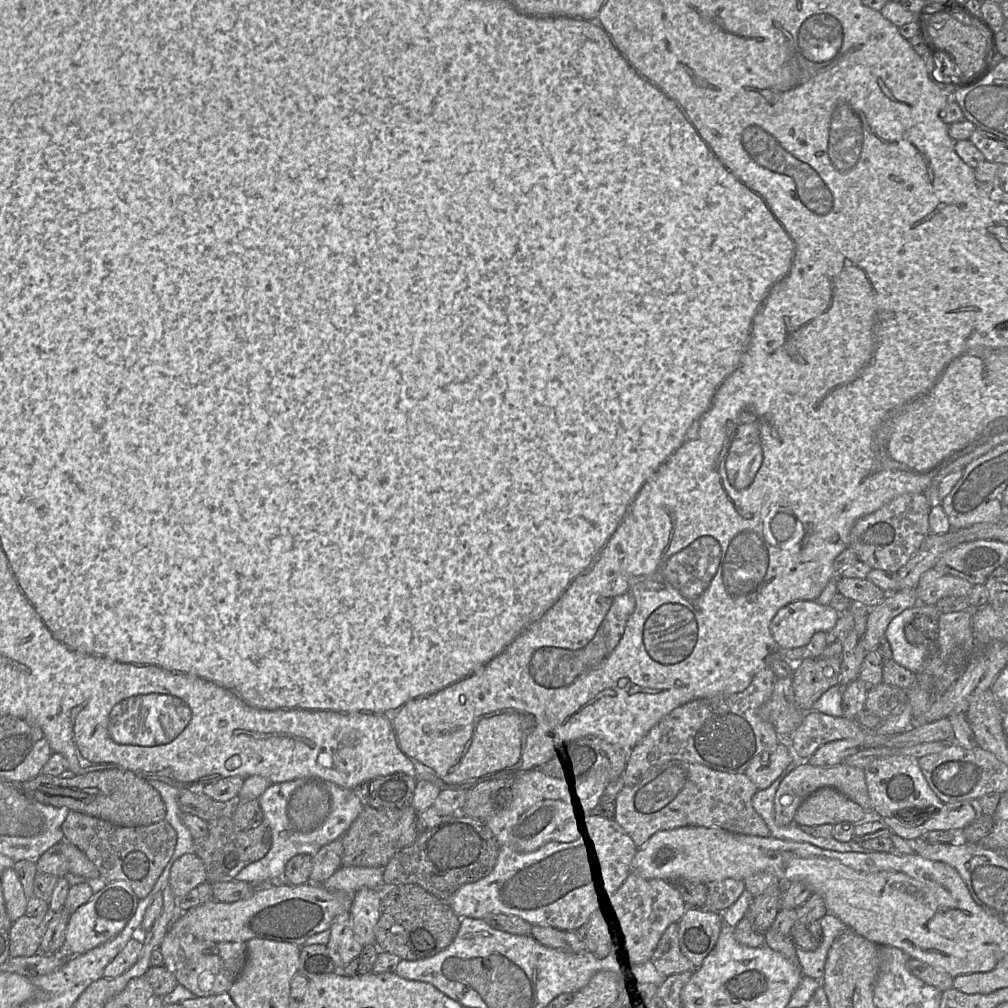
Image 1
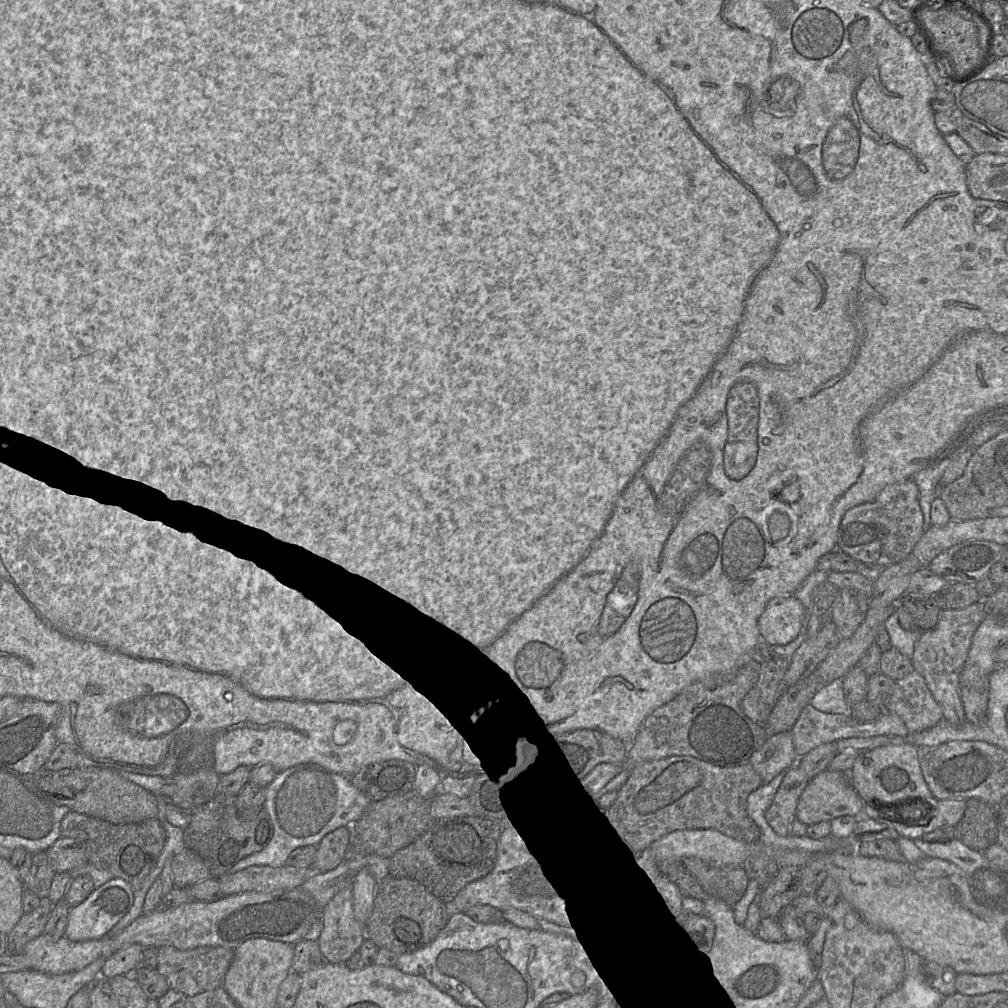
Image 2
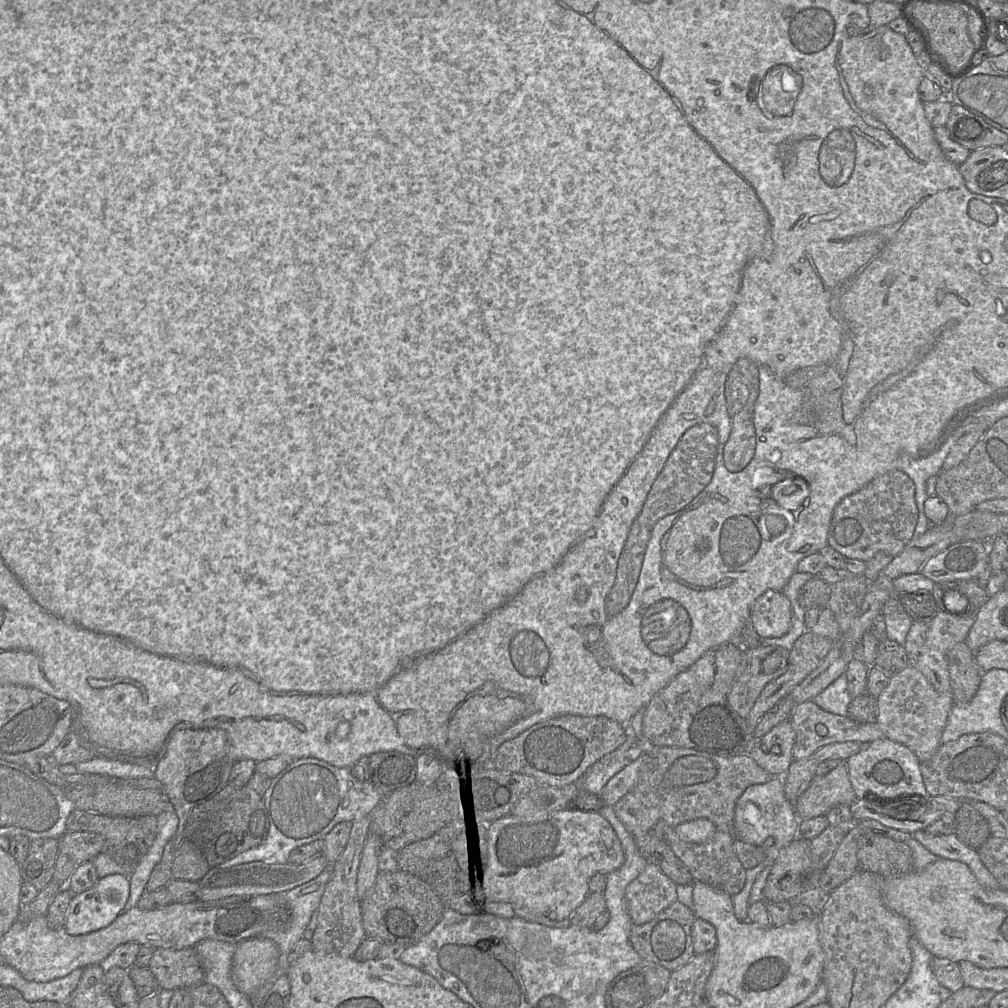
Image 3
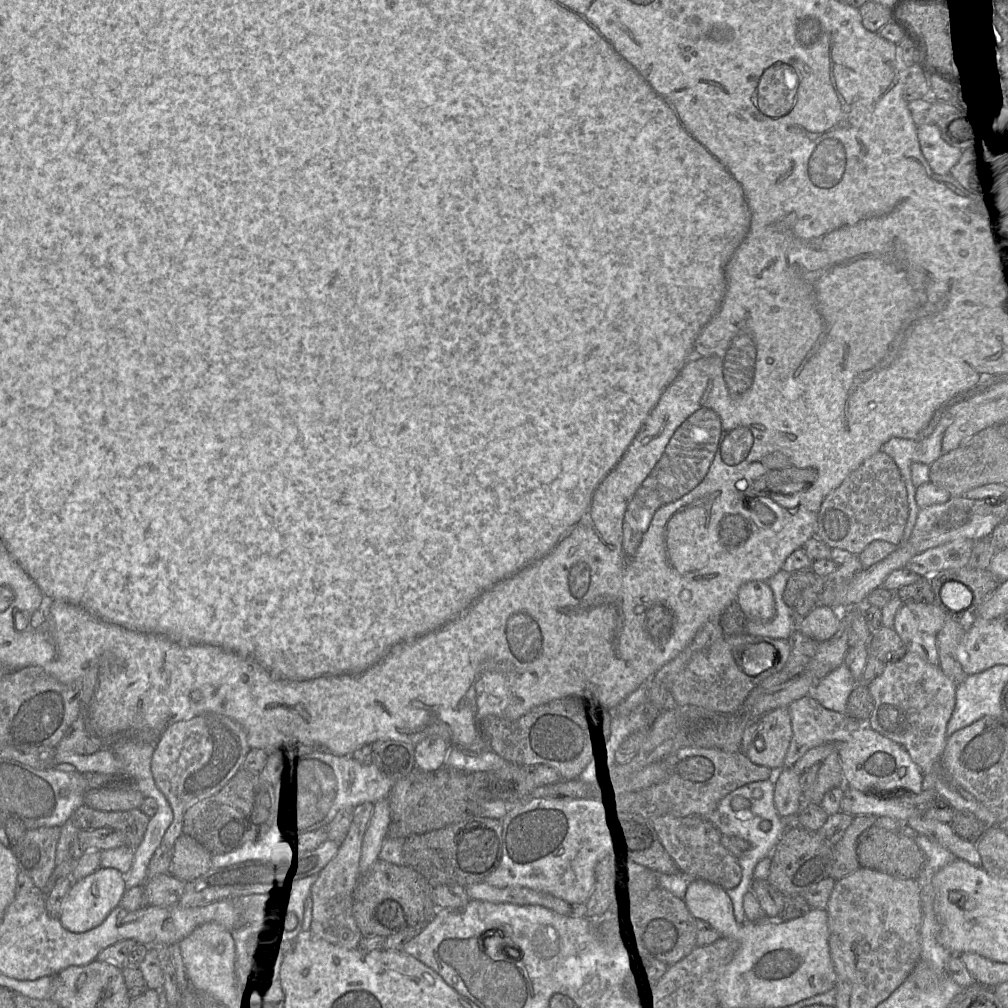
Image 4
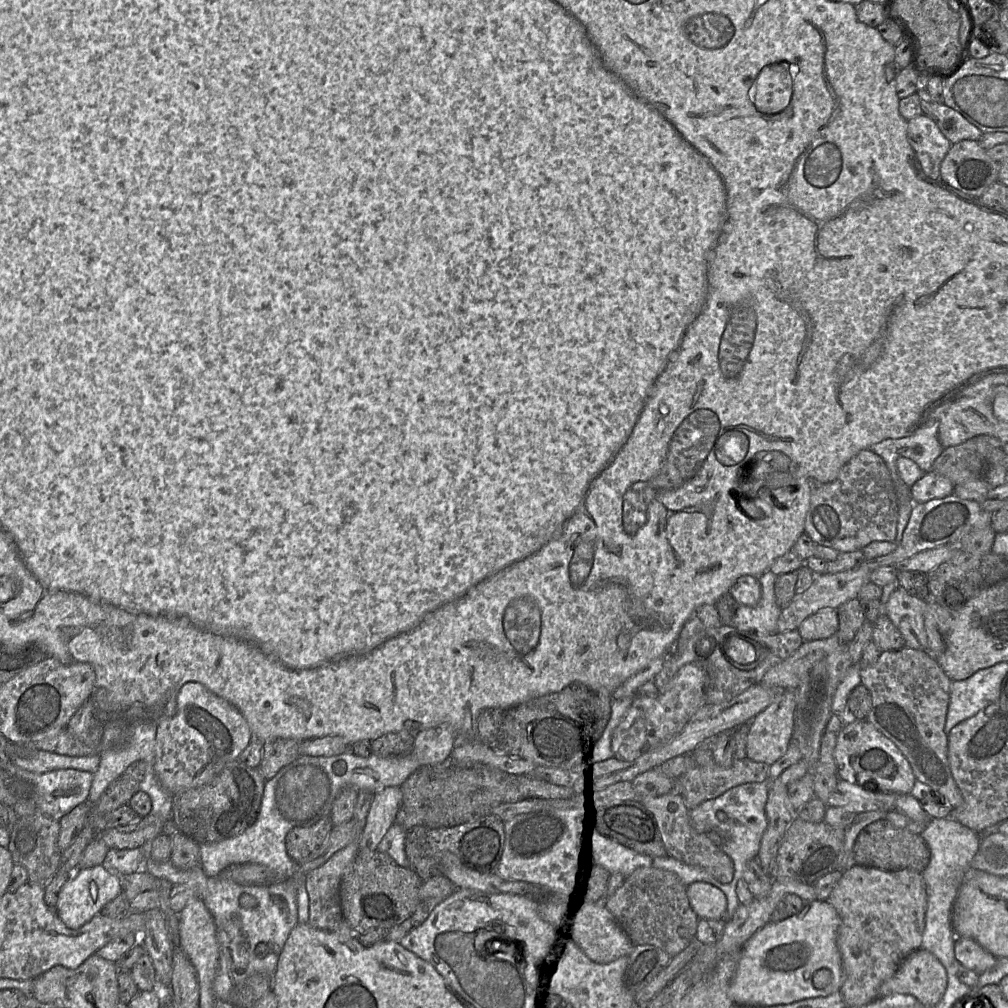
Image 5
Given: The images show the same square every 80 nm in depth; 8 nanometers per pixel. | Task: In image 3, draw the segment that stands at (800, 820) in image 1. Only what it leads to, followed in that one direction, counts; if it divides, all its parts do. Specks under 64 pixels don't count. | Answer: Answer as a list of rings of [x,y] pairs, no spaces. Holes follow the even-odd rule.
[[[846,764],[815,777],[806,791],[798,798],[794,809],[799,820],[808,820],[826,814],[835,806],[850,806],[856,794],[849,779]]]

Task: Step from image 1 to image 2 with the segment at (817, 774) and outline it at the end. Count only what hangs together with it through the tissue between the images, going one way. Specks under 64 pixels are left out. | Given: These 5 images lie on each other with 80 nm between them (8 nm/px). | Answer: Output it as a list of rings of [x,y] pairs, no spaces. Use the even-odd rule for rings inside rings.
[[[795,765],[783,777],[771,806],[765,813],[765,819],[780,836],[790,835],[790,827],[796,819],[799,797],[810,779]]]

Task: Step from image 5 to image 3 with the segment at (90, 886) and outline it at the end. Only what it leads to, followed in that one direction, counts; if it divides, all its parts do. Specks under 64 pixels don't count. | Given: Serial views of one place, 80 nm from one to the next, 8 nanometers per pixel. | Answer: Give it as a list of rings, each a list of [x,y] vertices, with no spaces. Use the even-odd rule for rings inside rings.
[[[112,874],[99,878],[90,889],[72,896],[63,928],[70,935],[83,935],[105,928],[124,911],[129,897],[129,878],[125,874]]]

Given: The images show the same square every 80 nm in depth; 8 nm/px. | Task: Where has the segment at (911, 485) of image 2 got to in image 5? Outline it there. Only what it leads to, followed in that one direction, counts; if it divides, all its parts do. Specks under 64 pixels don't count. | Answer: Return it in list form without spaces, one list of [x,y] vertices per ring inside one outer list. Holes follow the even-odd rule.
[[[862,450],[842,467],[833,482],[815,484],[812,487],[804,533],[816,544],[830,547],[839,552],[862,550],[873,541],[894,542],[897,535],[898,509],[897,494],[885,462],[871,450]]]

